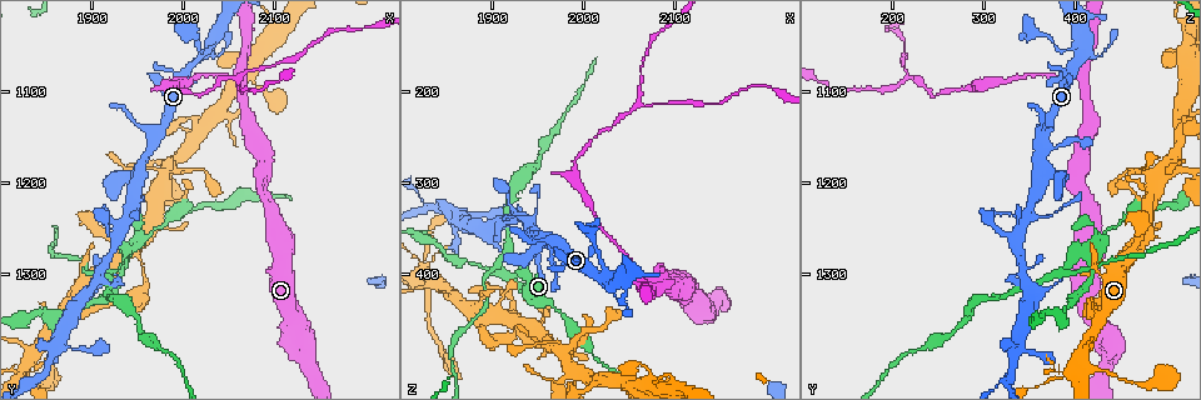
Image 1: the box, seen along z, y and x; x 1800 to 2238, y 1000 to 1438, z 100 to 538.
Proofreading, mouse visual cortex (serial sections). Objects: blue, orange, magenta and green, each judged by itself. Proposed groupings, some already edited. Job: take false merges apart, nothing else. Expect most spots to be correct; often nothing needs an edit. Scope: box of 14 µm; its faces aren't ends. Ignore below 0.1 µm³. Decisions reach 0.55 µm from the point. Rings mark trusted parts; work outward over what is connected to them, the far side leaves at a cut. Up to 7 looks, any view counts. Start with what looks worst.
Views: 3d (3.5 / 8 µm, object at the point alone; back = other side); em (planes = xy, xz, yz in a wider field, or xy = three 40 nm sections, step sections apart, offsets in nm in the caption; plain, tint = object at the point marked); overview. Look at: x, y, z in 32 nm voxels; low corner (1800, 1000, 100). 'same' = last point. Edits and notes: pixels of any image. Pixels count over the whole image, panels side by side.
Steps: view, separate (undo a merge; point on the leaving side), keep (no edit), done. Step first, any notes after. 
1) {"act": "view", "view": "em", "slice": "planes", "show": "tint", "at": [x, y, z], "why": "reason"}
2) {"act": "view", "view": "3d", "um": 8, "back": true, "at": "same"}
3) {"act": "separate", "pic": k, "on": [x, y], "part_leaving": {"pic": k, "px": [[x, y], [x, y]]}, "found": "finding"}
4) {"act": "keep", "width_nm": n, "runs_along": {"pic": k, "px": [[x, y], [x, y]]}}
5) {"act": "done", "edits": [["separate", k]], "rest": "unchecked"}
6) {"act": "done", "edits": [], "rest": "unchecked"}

{"act": "view", "view": "3d", "um": 3.5, "at": [1940, 1275, 415], "why": "branch point"}

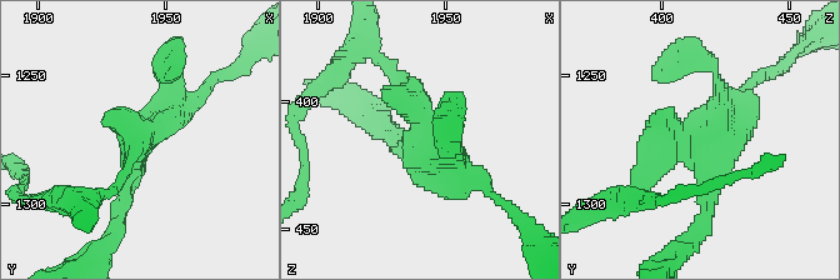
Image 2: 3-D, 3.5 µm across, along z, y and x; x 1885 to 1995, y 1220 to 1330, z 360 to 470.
{"act": "view", "view": "em", "slice": "xy", "step": 5, "show": "tint", "at": [1941, 1276, 418], "why": "now the EM"}

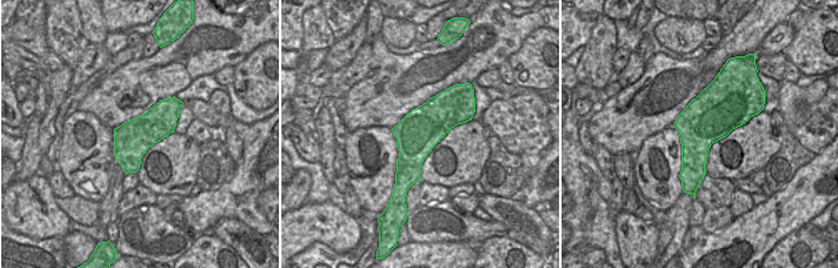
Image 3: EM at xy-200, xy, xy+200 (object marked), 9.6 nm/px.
{"act": "separate", "pic": 2, "on": [406, 81], "part_leaving": {"pic": 2, "px": [[420, 121], [413, 93], [363, 45]]}, "found": "a second cell is stuck on"}

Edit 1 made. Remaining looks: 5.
{"act": "view", "view": "3d", "um": 3.5, "at": [1990, 1100, 275], "why": "thick turns thin"}

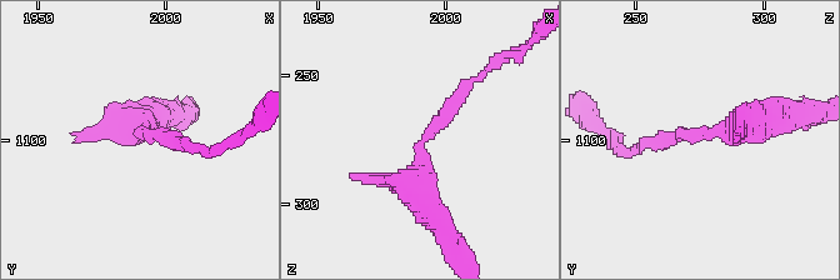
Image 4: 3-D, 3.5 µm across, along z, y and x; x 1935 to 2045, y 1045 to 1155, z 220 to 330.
{"act": "view", "view": "em", "slice": "planes", "show": "tint", "at": [1993, 1099, 275], "arm_widths_nm": [200, 400], "why": "need the tissue"}

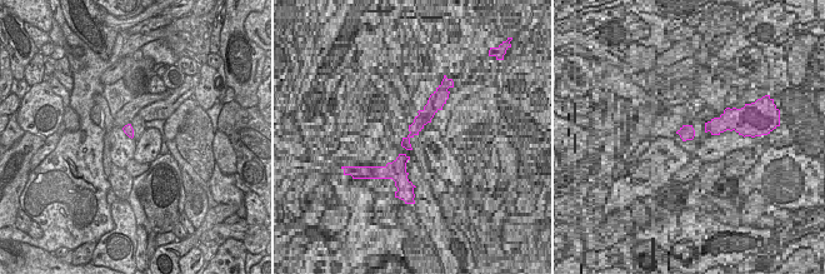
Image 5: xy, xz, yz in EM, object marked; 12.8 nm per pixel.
{"act": "keep", "runs_along": {"pic": 4, "px": [[430, 209], [419, 144], [476, 78]]}, "found": "one cell here"}

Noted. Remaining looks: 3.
{"act": "view", "view": "3d", "um": 8, "at": [2060, 1085, 220]}

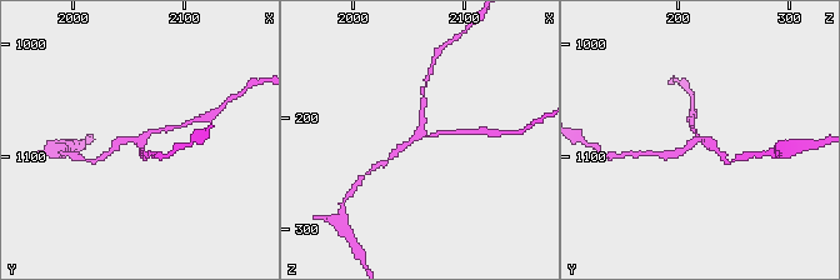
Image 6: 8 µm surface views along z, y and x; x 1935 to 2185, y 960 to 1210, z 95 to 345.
{"act": "view", "view": "3d", "um": 3.5, "back": true, "at": [2060, 1082, 216]}

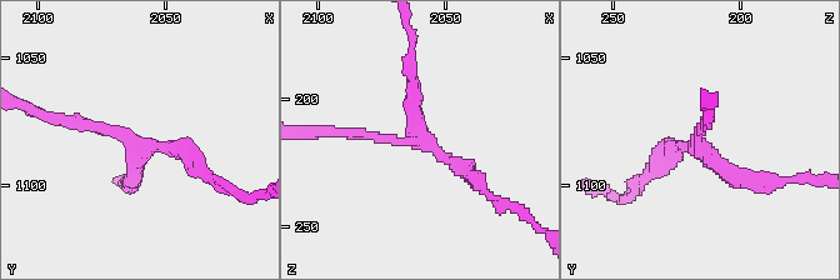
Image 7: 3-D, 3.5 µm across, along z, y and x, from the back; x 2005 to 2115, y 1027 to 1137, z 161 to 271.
{"act": "view", "view": "em", "slice": "planes", "show": "tint", "at": [2059, 1085, 218], "arms": 3, "arm_widths_nm": [150, 200, 250]}

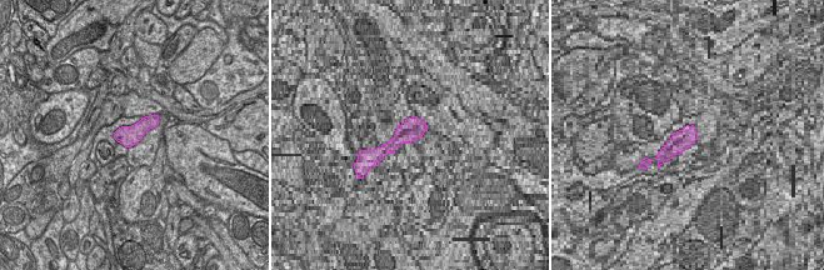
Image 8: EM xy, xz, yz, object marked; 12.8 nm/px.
{"act": "keep", "found": "continuous, no second cell"}

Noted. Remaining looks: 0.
{"act": "done", "edits": [["separate", 2]], "rest": "unchecked"}

